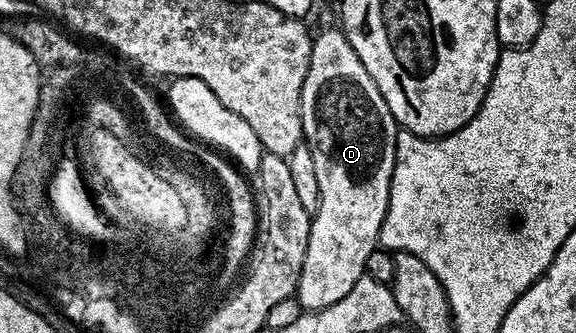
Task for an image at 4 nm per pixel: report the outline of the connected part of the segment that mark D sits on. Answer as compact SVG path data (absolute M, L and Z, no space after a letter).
M339 29L324 31L313 38L310 69L302 83L300 112L303 142L310 149L310 157L314 157L314 173L318 177L320 194L320 204L312 215L306 261L295 294L301 308L310 312L322 311L342 301L356 282L365 278L366 257L377 250L382 221L388 212L398 124L390 113L390 105L386 105L382 93L378 93L378 85L374 85L370 73L366 73L366 65L358 61L358 53L354 53L350 41Z

